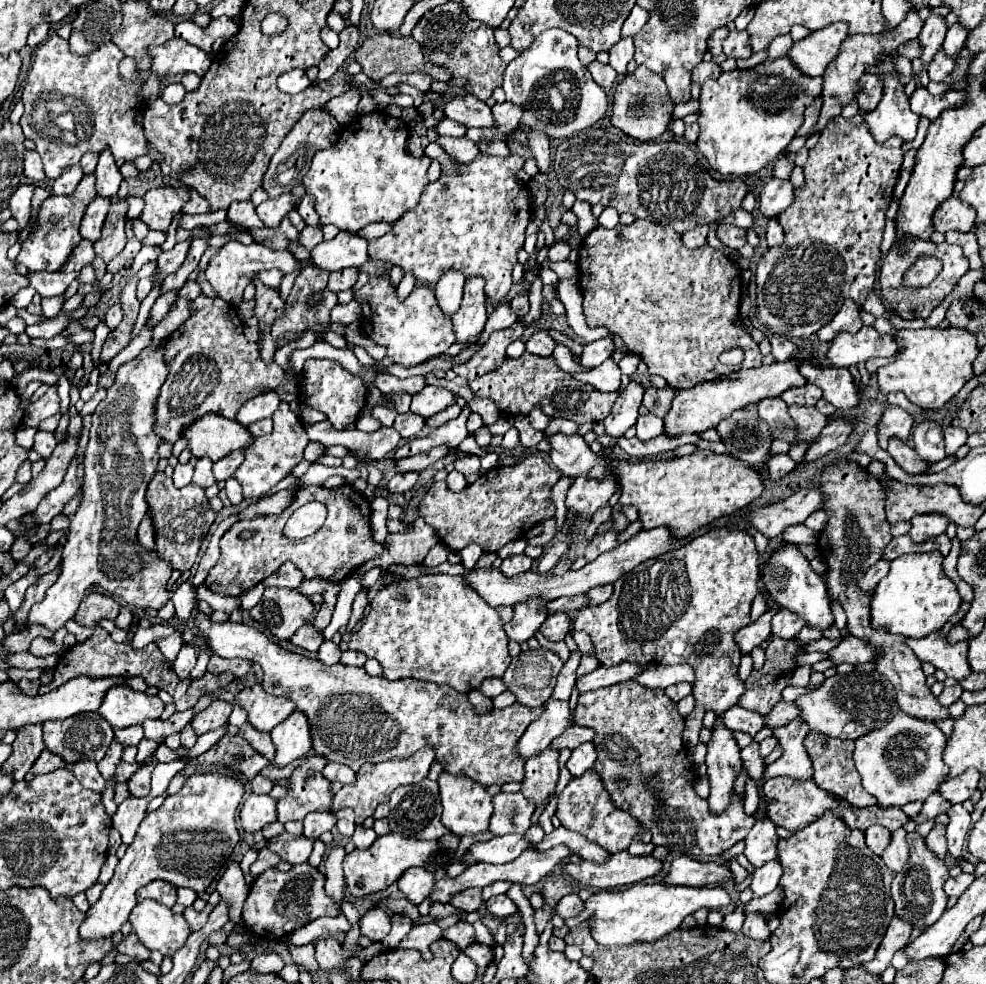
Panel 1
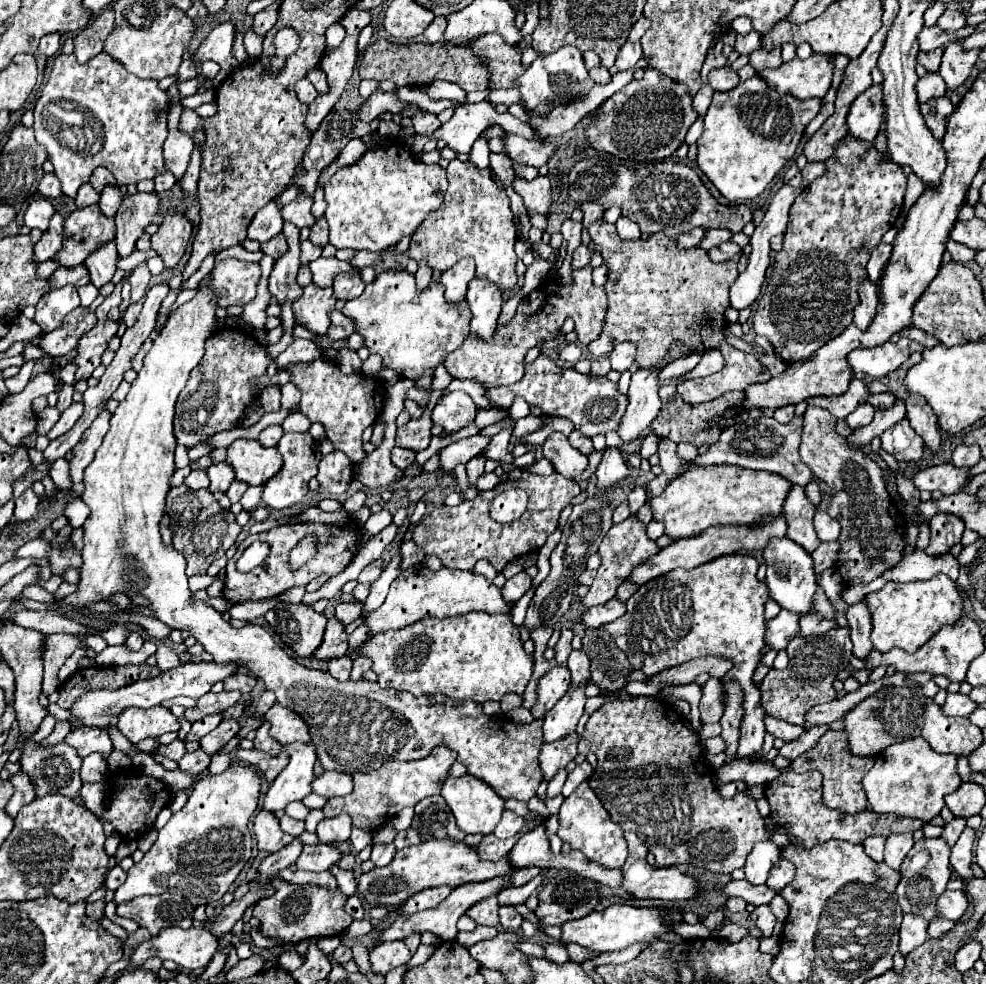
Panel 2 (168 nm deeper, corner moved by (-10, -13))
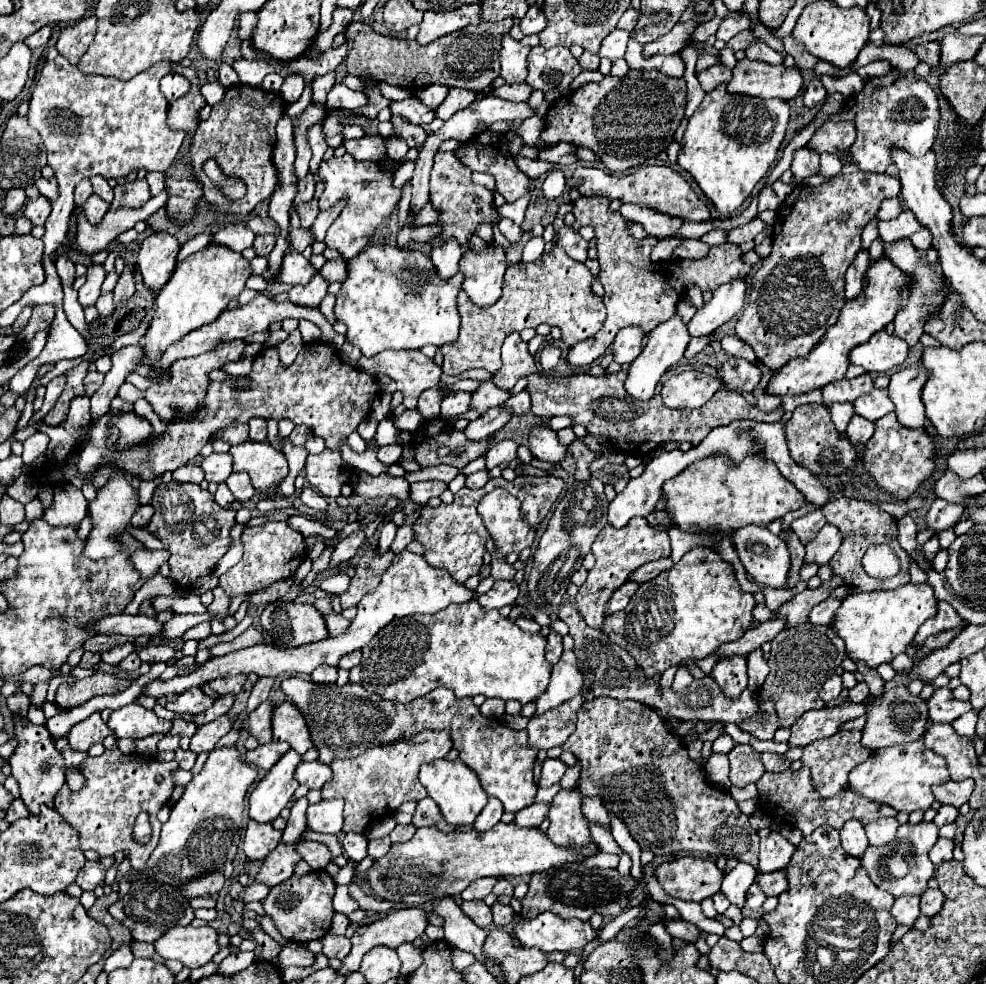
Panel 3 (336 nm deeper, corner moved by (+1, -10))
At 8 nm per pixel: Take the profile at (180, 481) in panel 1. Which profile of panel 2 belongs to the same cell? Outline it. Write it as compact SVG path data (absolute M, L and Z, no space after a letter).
M193 468L191 474L185 478L183 482L189 490L201 490L201 488L207 488L209 486L209 478L207 478L207 472L203 468Z

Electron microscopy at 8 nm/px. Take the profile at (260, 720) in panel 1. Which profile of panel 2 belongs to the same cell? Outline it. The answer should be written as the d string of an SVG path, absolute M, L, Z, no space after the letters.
M275 702L267 714L265 720L271 724L271 736L281 742L283 746L291 742L311 742L307 724L289 708L283 708L279 702Z

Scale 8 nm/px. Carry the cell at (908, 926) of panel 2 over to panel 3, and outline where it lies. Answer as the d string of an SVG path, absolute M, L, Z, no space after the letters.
M900 897L890 909L898 925L908 925L912 929L914 921L920 917L920 899L918 897Z

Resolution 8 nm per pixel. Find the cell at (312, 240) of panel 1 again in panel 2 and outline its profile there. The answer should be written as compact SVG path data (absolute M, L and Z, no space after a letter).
M321 216L313 226L311 226L311 236L309 240L317 246L325 246L329 240L327 240L327 220L325 216Z

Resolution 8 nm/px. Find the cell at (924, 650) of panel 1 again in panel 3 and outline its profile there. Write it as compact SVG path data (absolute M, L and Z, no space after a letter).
M940 601L938 603L938 615L928 619L926 623L922 623L922 627L918 629L914 641L912 641L912 649L920 649L922 643L930 637L930 635L938 635L942 631L948 631L948 629L956 629L958 625L962 625L964 619L956 613L956 609L946 603L946 601Z

